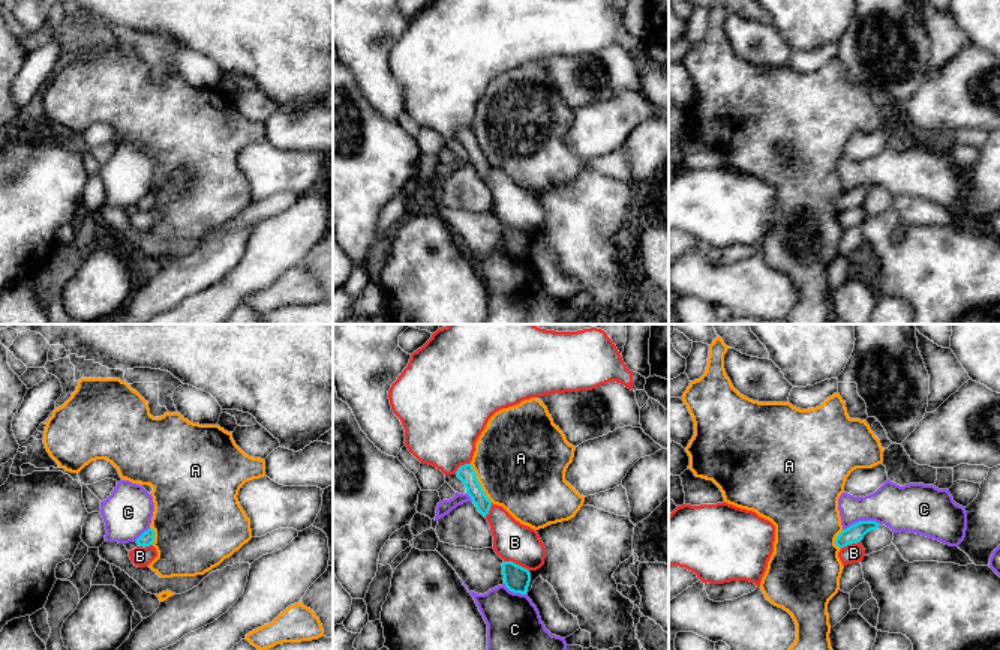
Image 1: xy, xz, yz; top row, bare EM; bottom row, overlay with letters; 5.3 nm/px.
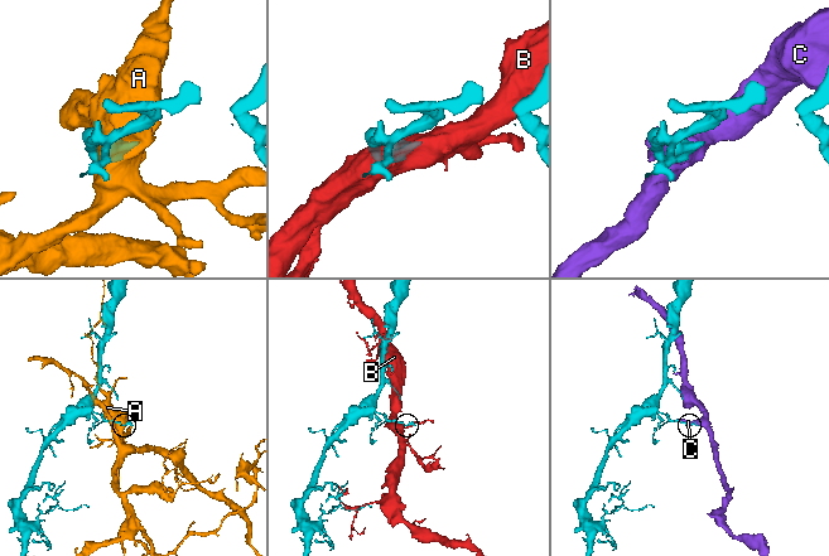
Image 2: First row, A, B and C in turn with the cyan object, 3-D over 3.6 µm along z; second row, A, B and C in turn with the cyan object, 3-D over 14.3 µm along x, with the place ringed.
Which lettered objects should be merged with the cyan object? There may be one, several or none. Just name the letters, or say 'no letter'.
no letter

